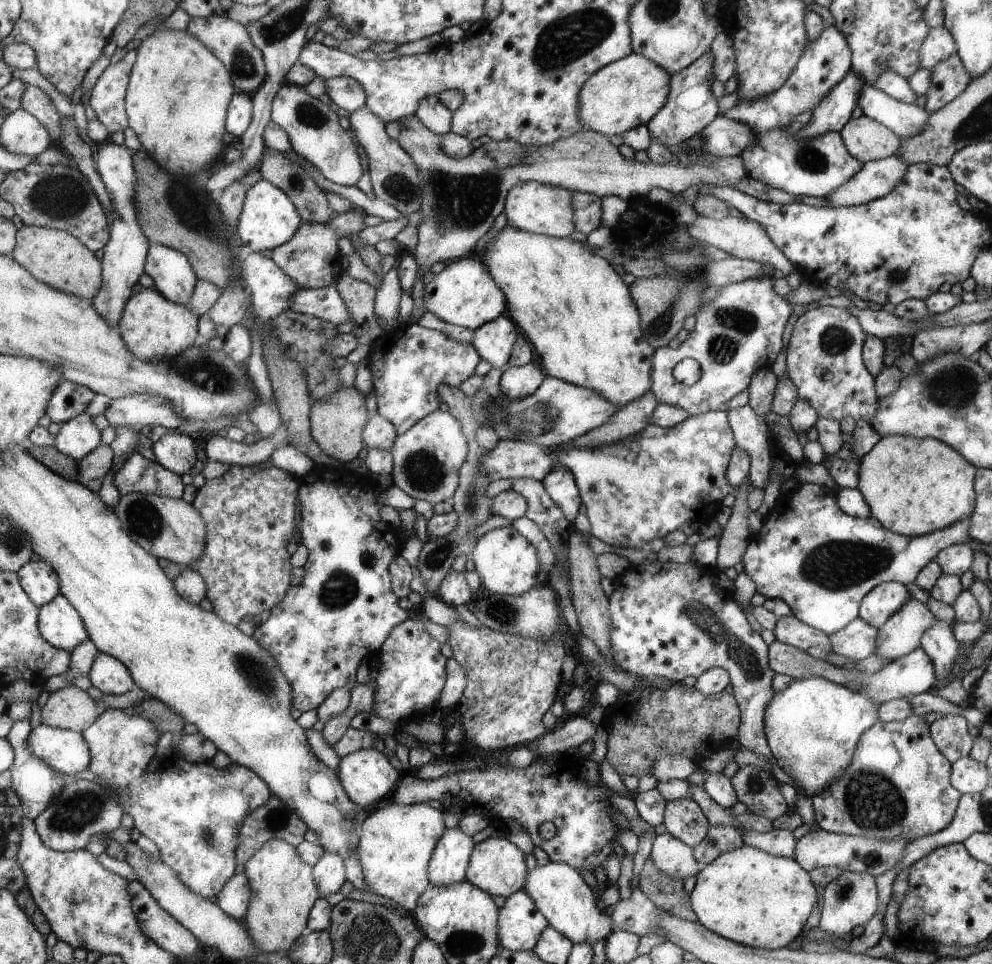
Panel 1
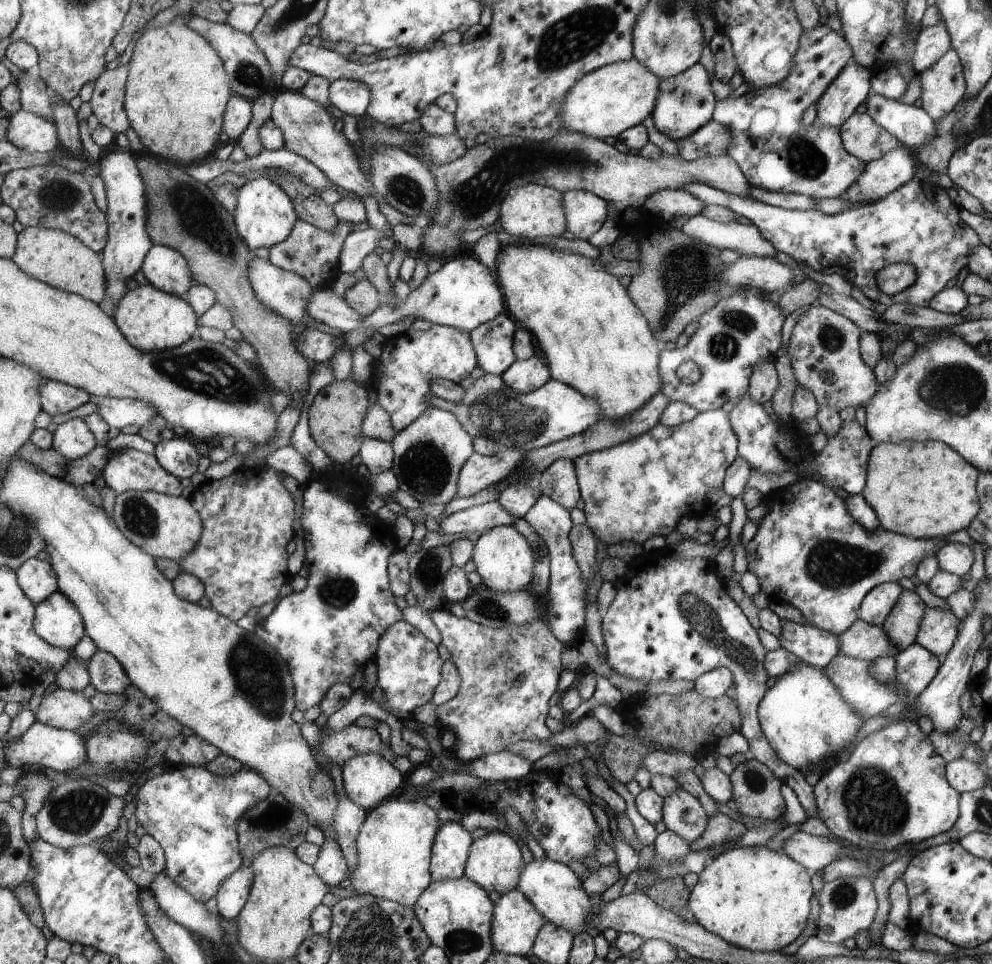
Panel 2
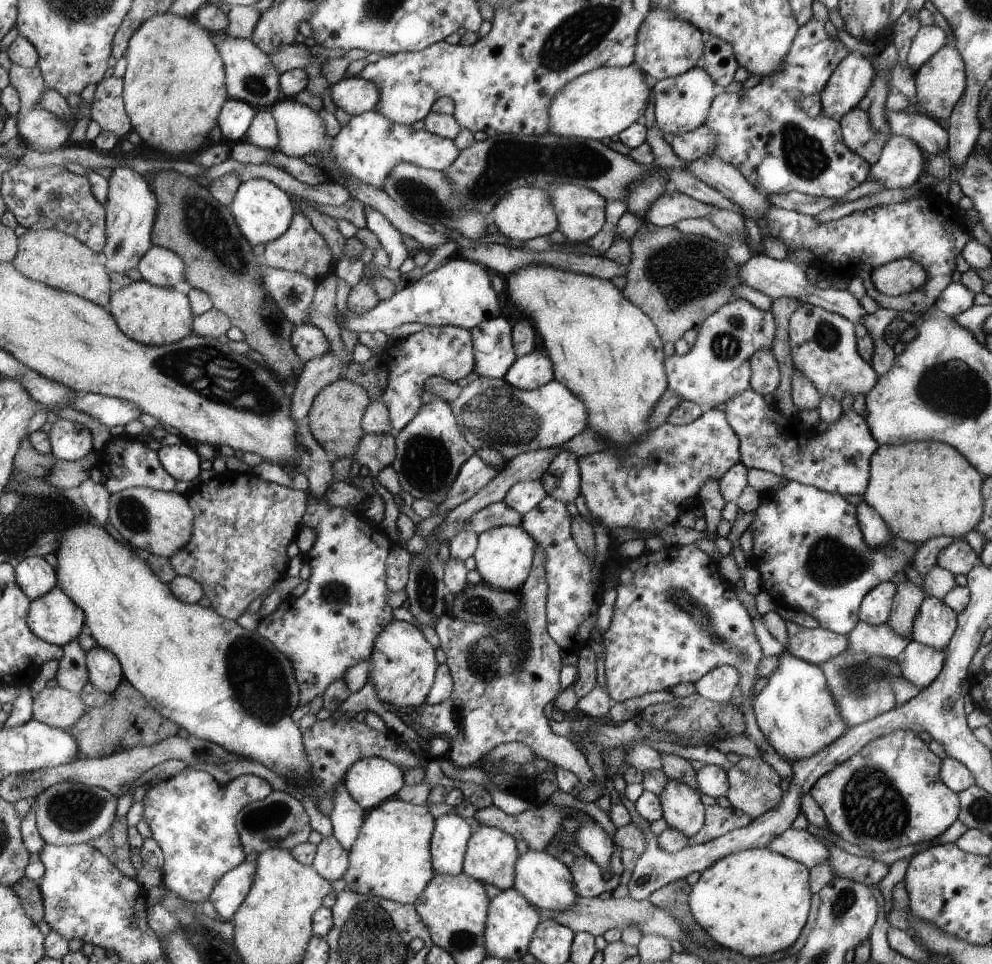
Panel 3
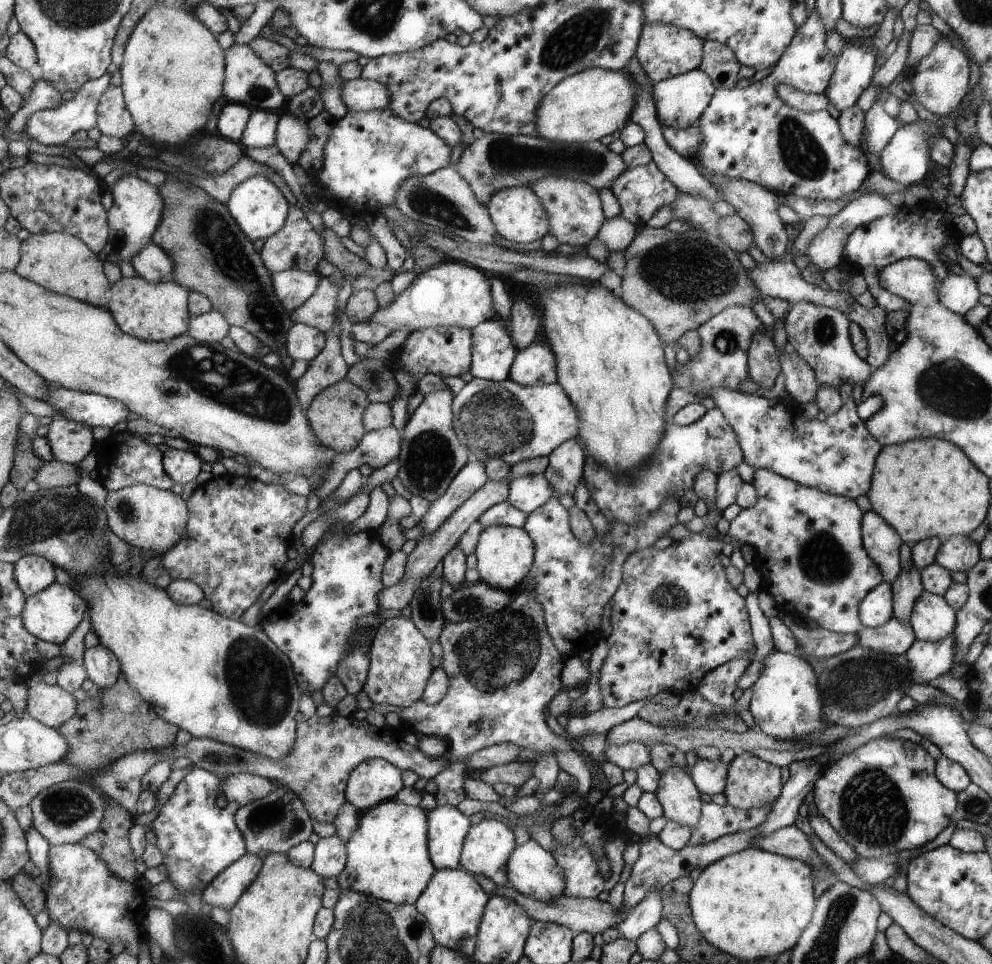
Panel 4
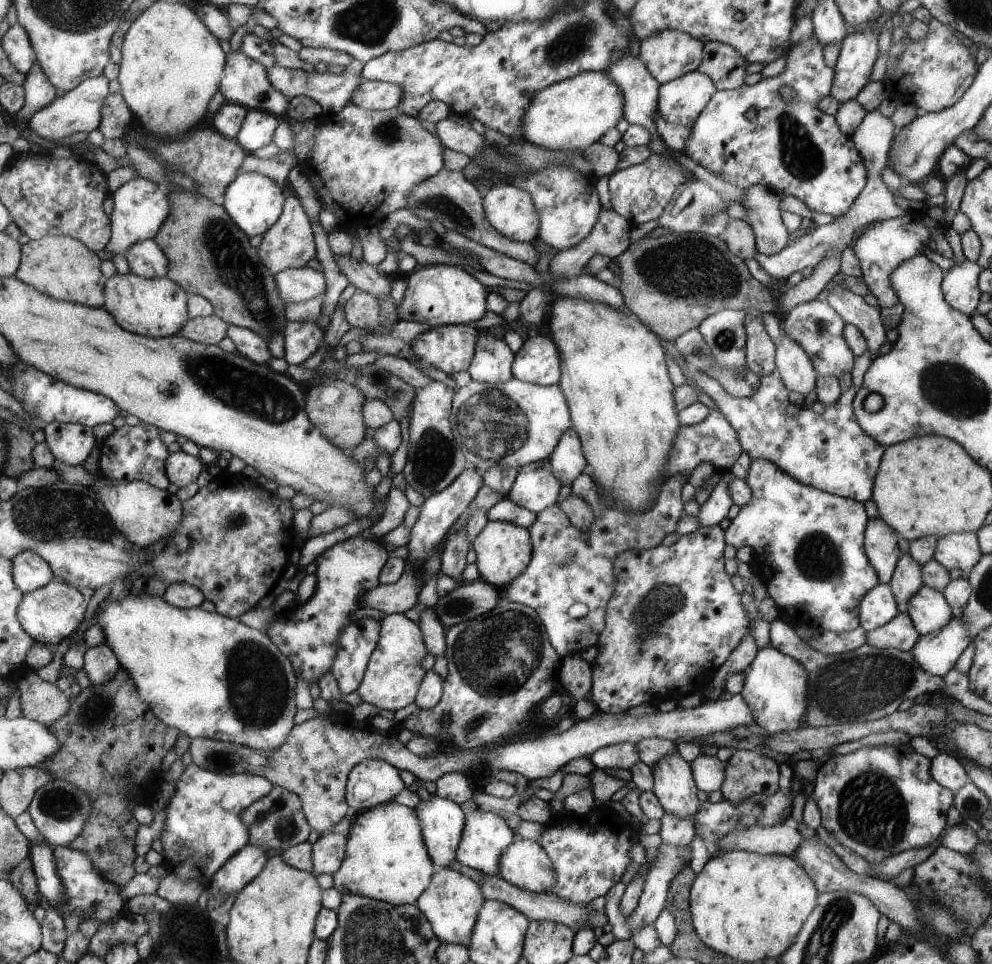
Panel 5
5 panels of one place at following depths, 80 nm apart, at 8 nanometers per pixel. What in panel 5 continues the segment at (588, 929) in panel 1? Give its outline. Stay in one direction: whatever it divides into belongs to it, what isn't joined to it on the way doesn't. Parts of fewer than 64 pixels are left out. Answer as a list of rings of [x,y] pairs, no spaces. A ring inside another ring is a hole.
[[[519,838],[502,854],[500,874],[532,893],[547,893],[555,882],[554,863],[537,842],[529,839]]]

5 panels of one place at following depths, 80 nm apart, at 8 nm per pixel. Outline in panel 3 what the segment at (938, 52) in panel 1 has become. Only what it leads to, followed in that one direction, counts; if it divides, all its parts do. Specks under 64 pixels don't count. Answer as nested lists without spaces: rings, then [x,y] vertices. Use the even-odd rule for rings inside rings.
[[[937,25],[920,26],[914,38],[911,38],[911,44],[907,53],[907,66],[914,72],[926,60],[929,60],[933,53],[936,53],[947,40],[945,32]]]

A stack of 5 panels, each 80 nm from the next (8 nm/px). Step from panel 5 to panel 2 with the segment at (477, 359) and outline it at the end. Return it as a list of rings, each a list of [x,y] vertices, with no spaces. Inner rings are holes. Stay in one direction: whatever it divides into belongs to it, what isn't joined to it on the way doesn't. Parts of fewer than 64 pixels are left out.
[[[511,314],[497,318],[472,330],[472,341],[478,354],[478,363],[485,373],[501,375],[517,361],[514,338],[517,324]]]

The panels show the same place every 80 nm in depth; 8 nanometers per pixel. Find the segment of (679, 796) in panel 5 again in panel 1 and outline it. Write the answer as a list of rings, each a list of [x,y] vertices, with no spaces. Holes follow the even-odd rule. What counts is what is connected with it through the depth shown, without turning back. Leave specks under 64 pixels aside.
[[[691,798],[666,801],[662,824],[673,838],[691,848],[706,837],[710,828],[701,807]]]

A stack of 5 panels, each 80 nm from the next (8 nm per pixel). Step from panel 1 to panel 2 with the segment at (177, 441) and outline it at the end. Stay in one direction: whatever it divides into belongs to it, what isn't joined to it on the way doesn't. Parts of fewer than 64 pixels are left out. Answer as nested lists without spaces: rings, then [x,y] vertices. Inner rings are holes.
[[[174,436],[155,446],[155,455],[165,470],[180,479],[189,478],[199,470],[201,456],[195,448],[194,439],[187,436]]]

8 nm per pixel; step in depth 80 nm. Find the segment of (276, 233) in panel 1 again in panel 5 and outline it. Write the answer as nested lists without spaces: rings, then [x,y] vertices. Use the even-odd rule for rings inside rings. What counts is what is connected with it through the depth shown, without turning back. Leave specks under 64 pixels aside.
[[[253,171],[237,176],[227,187],[220,203],[227,209],[231,218],[234,218],[235,224],[250,238],[253,238],[253,236],[263,237],[282,217],[287,196],[288,194],[283,191],[278,182],[275,182],[275,179]]]

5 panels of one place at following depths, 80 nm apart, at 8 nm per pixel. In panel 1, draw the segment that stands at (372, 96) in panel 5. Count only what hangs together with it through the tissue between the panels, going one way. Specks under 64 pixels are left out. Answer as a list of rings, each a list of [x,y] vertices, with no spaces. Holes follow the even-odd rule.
[[[333,77],[329,80],[324,80],[324,82],[326,92],[334,107],[339,106],[352,113],[354,110],[368,104],[366,90],[357,79]]]

